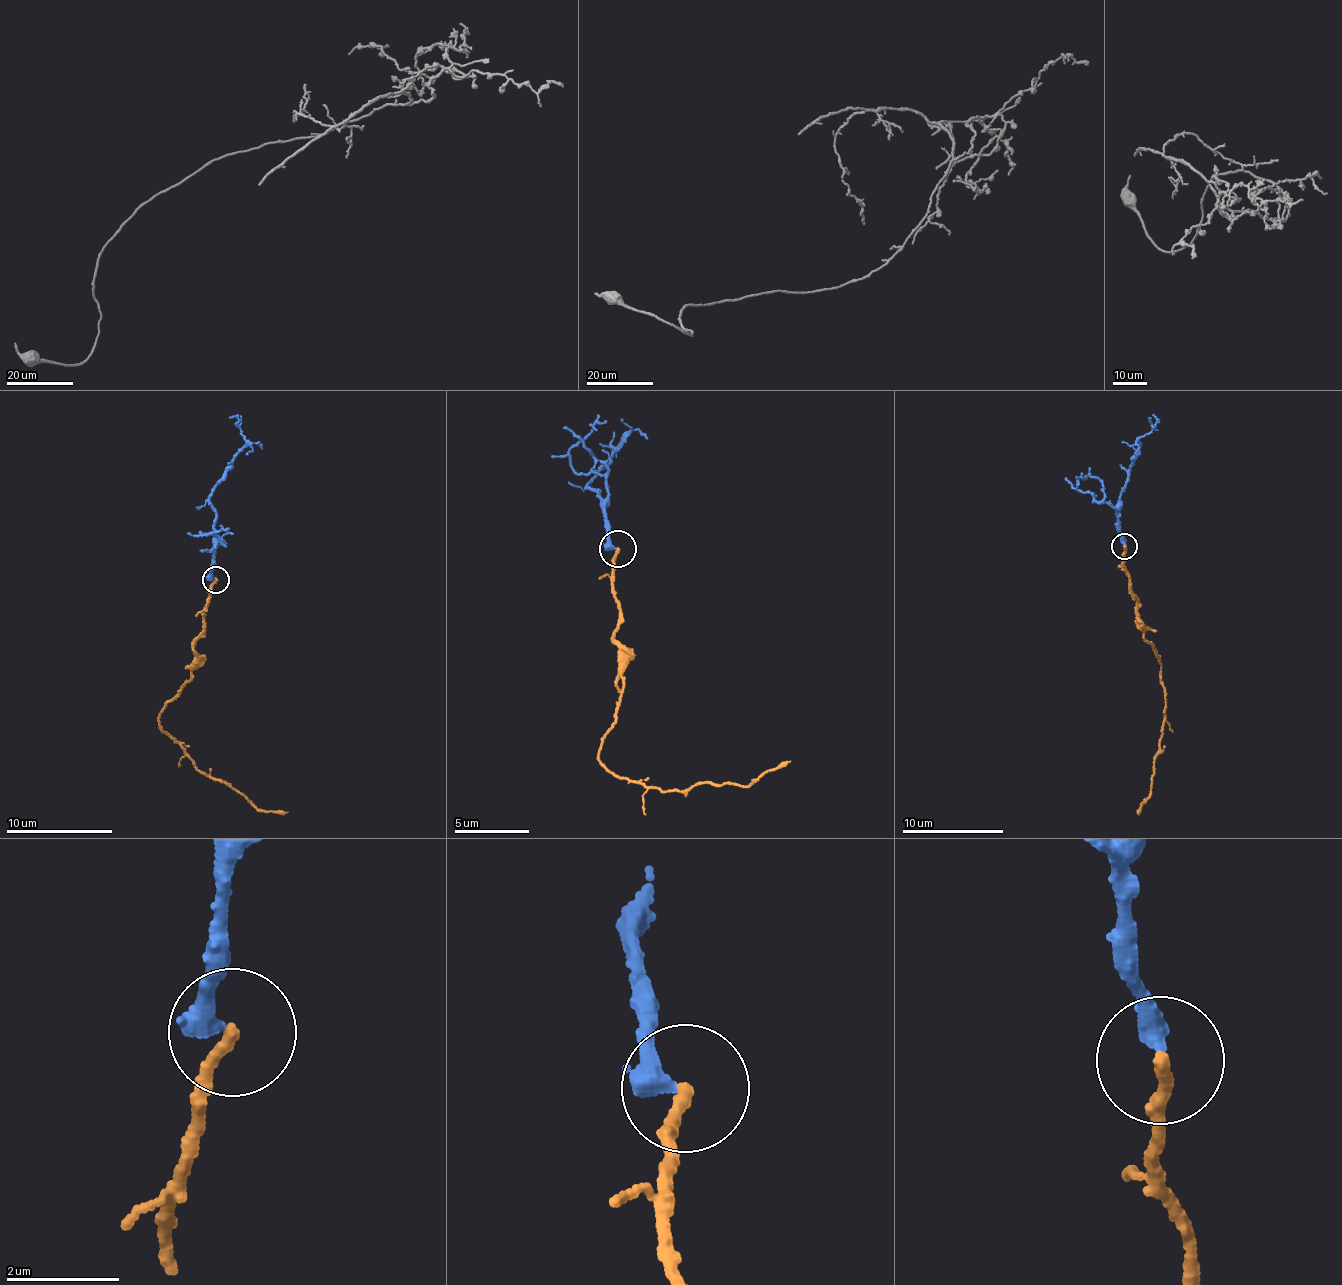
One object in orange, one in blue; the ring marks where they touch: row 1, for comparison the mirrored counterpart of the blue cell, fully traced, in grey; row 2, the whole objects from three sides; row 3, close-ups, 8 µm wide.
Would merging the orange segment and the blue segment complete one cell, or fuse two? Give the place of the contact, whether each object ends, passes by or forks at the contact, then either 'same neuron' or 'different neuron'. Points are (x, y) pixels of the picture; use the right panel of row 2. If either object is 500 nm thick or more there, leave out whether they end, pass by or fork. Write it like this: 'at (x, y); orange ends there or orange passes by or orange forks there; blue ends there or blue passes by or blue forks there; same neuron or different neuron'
at (1124, 546); orange ends there; blue ends there; different neuron

